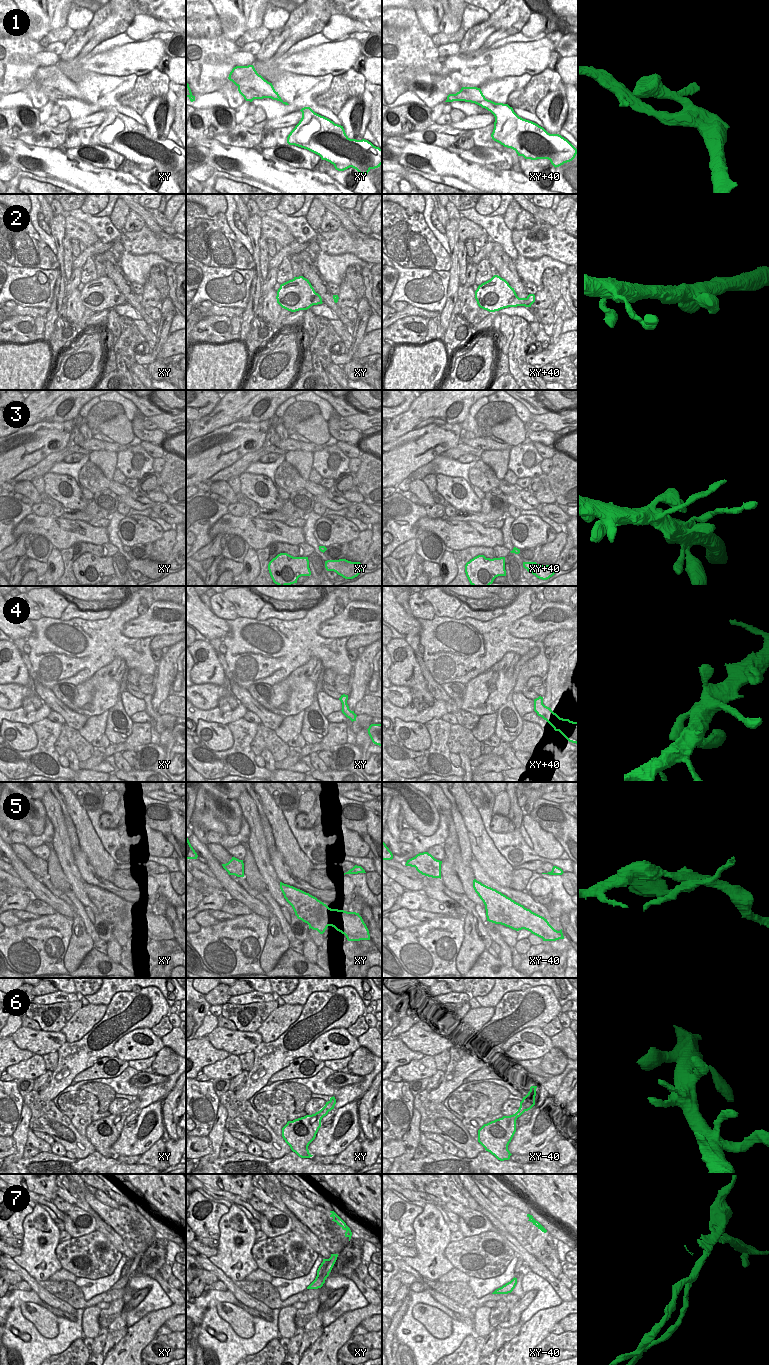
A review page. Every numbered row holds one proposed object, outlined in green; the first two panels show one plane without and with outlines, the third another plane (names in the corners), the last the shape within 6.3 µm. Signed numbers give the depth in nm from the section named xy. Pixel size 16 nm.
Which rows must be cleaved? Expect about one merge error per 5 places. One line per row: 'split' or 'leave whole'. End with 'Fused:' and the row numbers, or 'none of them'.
1: leave whole
2: leave whole
3: leave whole
4: leave whole
5: split
6: leave whole
7: split
Fused: 5, 7

